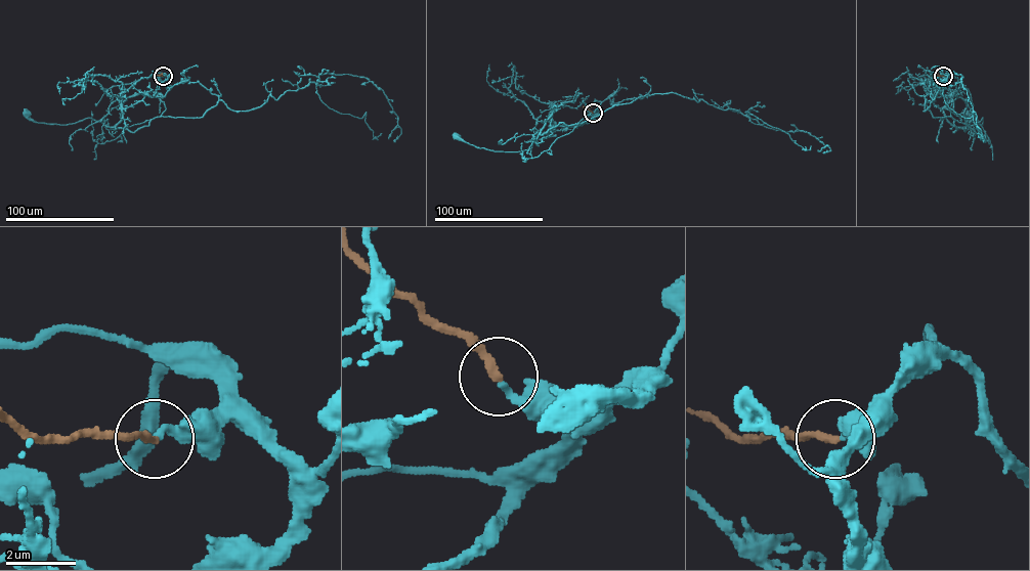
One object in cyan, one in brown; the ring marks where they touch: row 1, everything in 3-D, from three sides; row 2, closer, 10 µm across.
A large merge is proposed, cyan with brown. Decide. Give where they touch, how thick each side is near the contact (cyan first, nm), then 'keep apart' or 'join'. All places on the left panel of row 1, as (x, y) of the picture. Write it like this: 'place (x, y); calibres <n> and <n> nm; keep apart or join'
place (163, 76); calibres 240 and 240 nm; join

